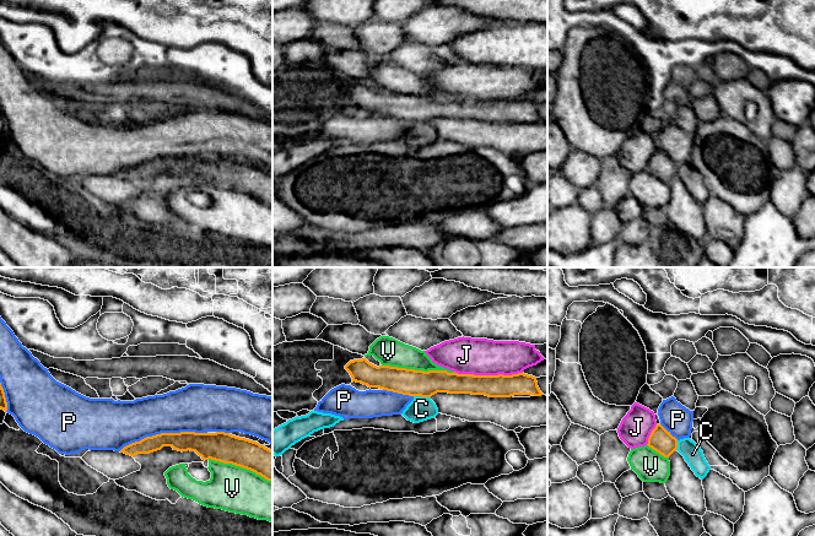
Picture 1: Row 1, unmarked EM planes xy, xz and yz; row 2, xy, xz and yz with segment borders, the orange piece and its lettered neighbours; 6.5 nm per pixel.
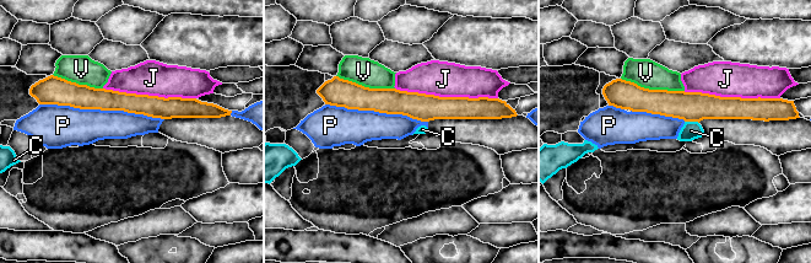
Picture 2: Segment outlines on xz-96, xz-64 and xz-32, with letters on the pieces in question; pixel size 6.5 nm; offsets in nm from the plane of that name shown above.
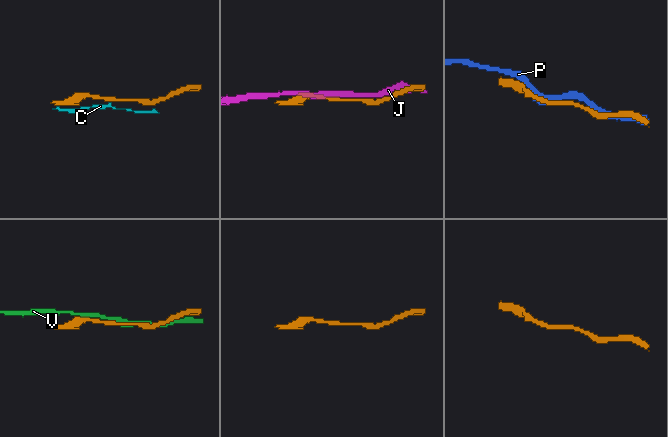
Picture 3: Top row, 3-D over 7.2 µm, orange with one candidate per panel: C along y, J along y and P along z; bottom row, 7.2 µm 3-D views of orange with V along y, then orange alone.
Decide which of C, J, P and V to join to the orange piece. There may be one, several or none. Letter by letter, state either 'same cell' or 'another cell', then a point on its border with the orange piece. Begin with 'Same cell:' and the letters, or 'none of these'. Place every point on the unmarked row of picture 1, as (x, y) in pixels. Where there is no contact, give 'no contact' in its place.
Same cell: none of these
C: another cell | xz (421, 122)
J: another cell | xz (489, 101)
P: another cell | xy (162, 158)
V: another cell | xz (419, 96)

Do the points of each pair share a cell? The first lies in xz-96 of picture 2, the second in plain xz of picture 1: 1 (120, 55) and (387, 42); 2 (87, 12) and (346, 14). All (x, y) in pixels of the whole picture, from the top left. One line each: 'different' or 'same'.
1: different
2: different

